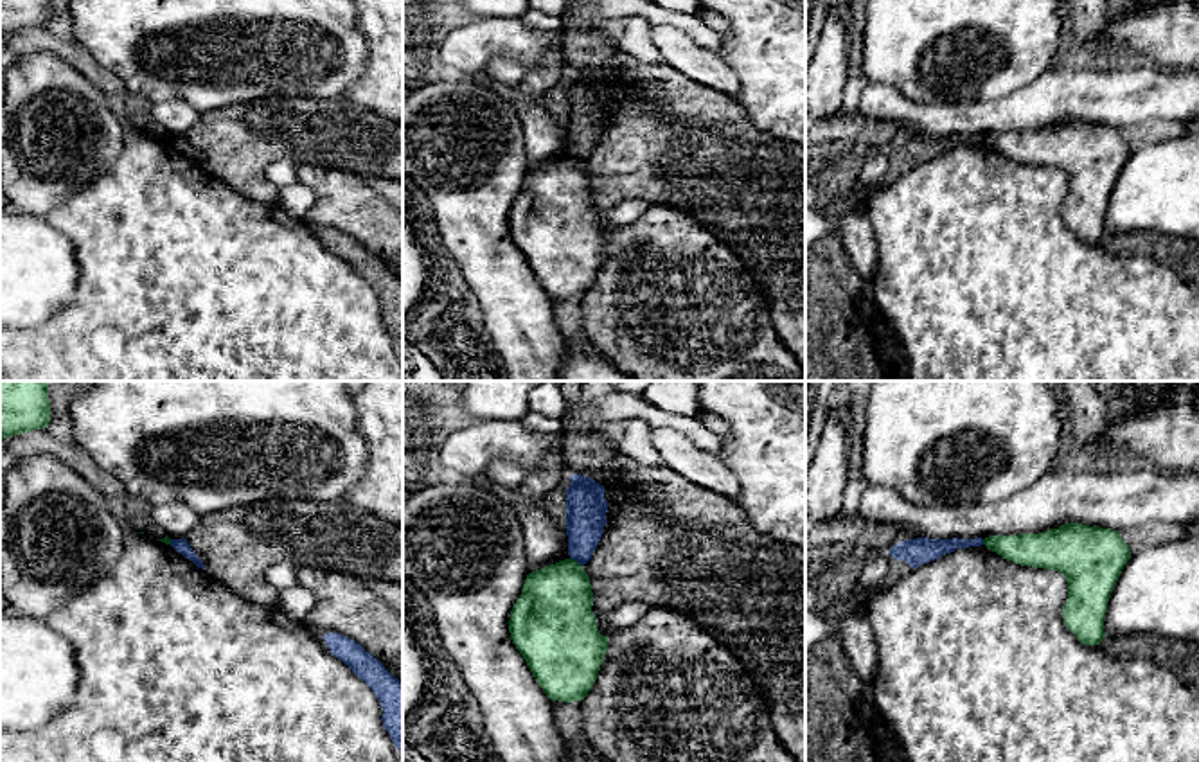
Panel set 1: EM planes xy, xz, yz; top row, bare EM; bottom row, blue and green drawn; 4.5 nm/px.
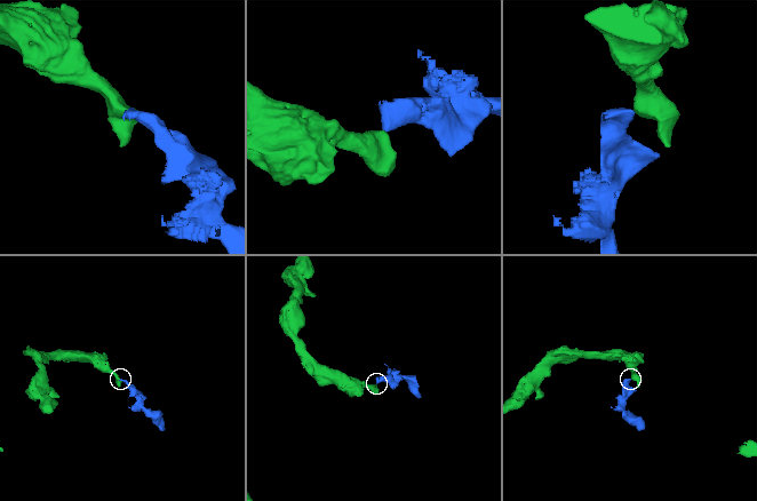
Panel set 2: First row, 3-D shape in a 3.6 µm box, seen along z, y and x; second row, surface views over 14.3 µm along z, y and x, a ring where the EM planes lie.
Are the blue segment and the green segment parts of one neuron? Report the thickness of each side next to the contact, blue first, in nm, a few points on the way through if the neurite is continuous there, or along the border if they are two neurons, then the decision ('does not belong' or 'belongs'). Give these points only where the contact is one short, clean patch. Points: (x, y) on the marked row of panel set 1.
calibres 180 and 340 nm; border xz (570, 558), (581, 567); does not belong

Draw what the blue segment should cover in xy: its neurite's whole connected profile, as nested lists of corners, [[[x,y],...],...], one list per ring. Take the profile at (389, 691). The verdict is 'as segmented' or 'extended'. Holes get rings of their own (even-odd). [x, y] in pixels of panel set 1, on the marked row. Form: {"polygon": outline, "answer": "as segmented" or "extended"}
{"polygon": [[[340,633],[322,636],[329,652],[342,660],[361,681],[365,681],[383,708],[383,726],[392,742],[403,751],[403,683],[360,643]]], "answer": "as segmented"}

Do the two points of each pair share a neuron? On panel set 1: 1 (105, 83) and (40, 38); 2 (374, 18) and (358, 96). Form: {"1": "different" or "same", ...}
{"1": "same", "2": "same"}

